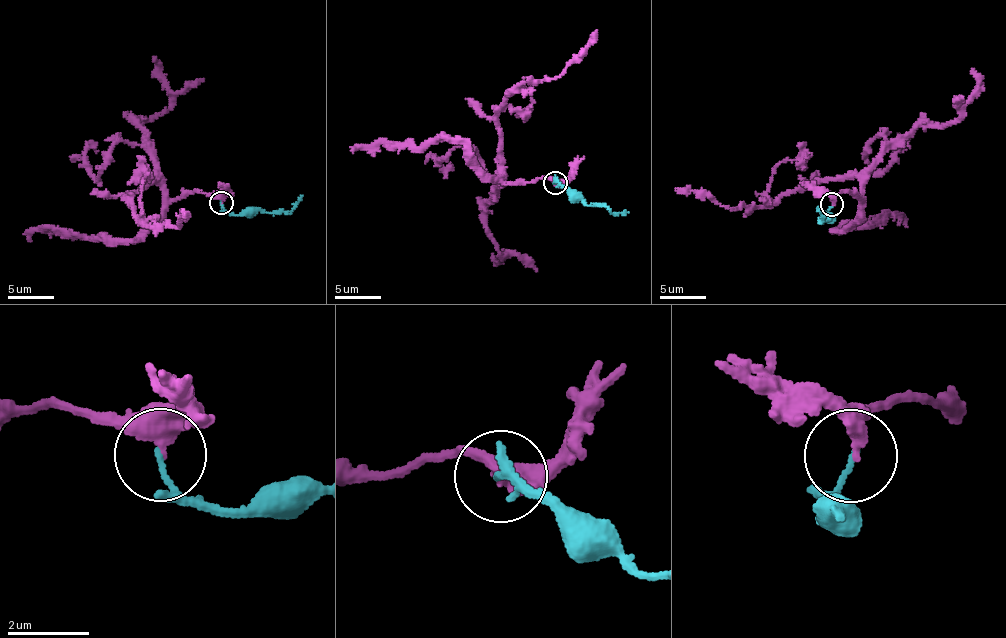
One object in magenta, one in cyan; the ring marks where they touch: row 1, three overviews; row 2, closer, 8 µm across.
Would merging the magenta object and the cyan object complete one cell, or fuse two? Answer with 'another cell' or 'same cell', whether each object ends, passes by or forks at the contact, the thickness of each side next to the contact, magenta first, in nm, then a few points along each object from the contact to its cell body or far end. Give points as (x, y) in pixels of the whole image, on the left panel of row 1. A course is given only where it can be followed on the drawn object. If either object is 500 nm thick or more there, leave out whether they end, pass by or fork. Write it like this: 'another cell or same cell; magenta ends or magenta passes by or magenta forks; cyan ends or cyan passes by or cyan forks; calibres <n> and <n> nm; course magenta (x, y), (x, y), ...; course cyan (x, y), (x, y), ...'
another cell; magenta passes by; cyan ends; calibres 300 and 120 nm; course magenta (221, 203), (197, 192), (171, 199), (155, 181), (130, 197), (135, 215), (147, 225), (177, 226), (184, 213); course cyan (221, 203), (226, 210), (236, 215), (281, 213), (294, 209), (303, 195)

